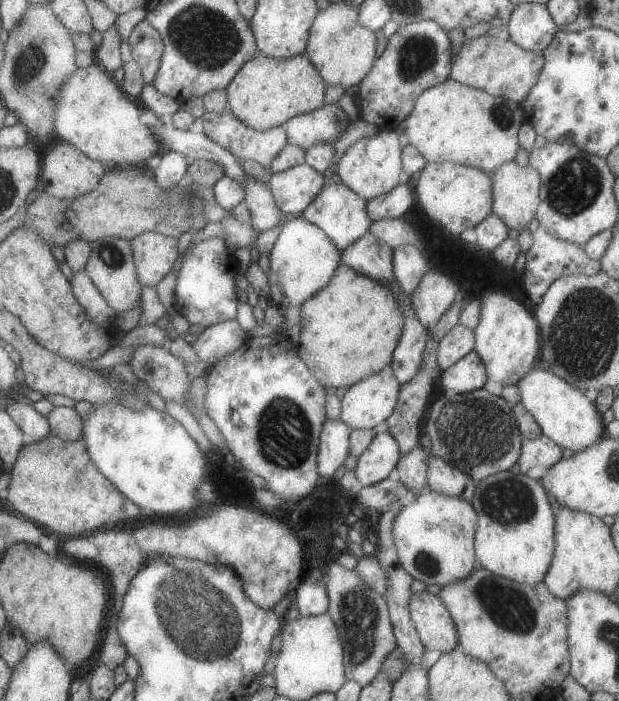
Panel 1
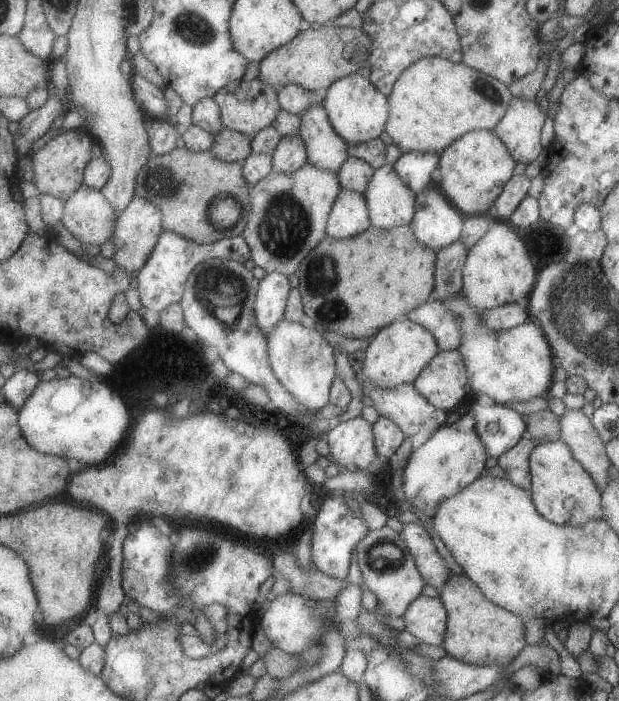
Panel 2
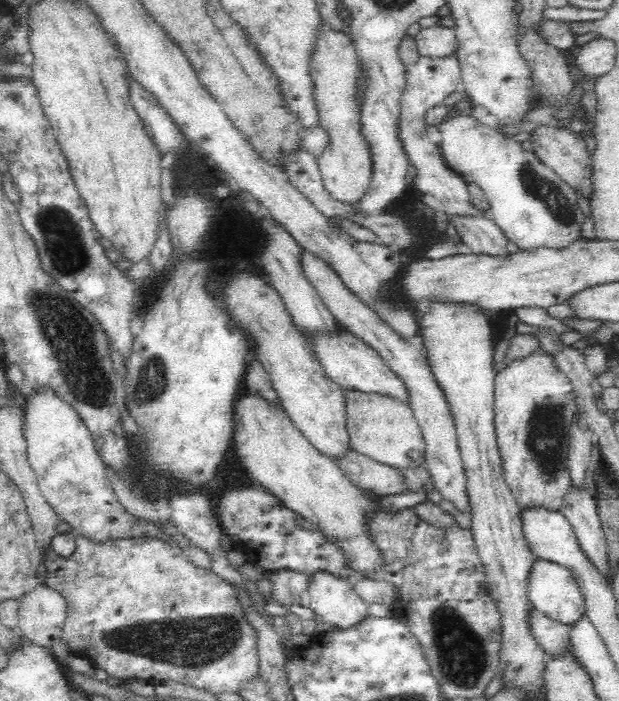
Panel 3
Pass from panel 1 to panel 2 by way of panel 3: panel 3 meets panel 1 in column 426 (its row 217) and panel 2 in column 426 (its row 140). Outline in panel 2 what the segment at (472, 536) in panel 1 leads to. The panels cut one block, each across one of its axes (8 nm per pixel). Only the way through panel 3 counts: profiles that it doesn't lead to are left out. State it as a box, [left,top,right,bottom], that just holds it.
[402,425,489,521]

